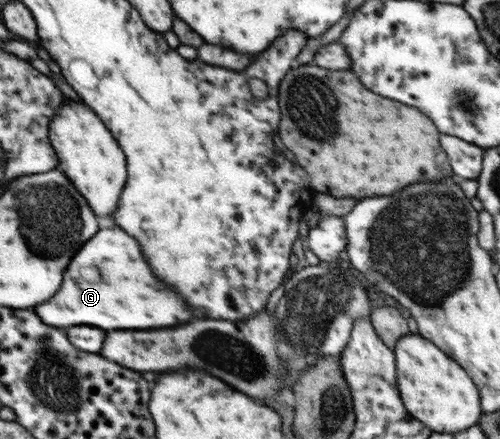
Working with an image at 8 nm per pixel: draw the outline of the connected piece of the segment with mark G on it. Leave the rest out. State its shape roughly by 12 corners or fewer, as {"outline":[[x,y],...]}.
{"outline":[[103,229],[34,310],[51,327],[191,321],[137,241]]}

